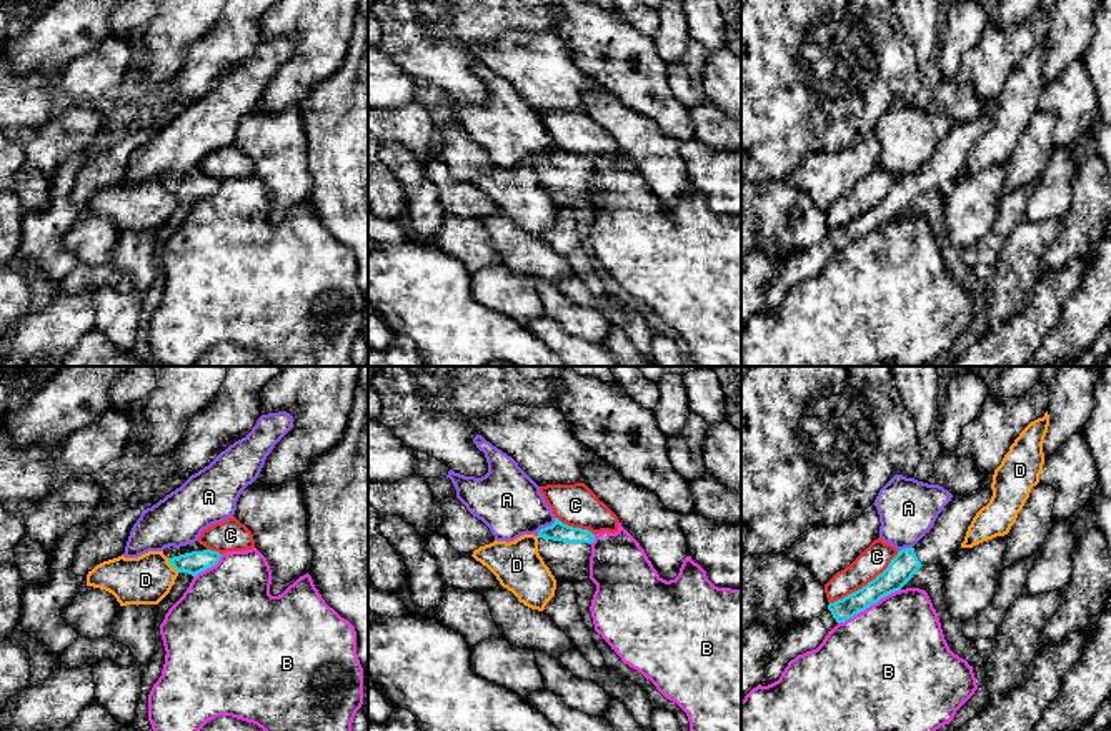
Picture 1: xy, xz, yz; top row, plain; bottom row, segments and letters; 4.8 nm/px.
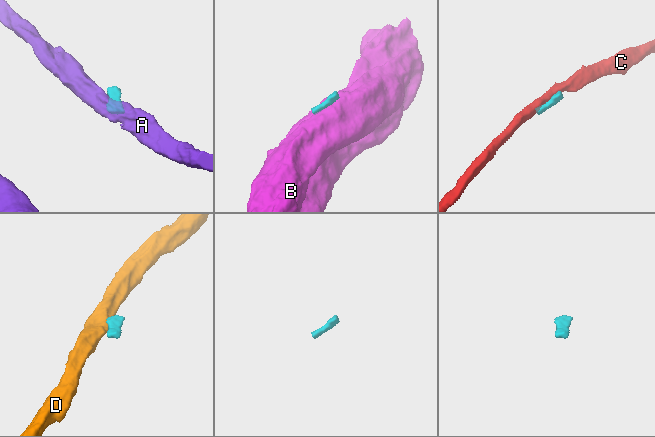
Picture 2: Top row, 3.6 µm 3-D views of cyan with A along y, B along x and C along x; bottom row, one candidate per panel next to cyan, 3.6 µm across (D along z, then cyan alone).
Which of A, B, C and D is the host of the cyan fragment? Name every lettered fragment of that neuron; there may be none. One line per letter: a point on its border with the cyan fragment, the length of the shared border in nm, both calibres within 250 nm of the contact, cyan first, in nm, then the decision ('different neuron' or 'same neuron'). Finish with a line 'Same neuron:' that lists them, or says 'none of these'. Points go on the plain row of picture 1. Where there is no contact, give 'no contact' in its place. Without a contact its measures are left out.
A: contact xz (547, 154); length 130 nm; calibres 100 and 320 nm; different neuron
B: contact yz (868, 233); length 340 nm; calibres 130 and 500 nm; different neuron
C: contact yz (866, 212); length 420 nm; calibres 130 and 140 nm; different neuron
D: contact xy (172, 192); length 90 nm; calibres 110 and 240 nm; different neuron
Same neuron: none of these

